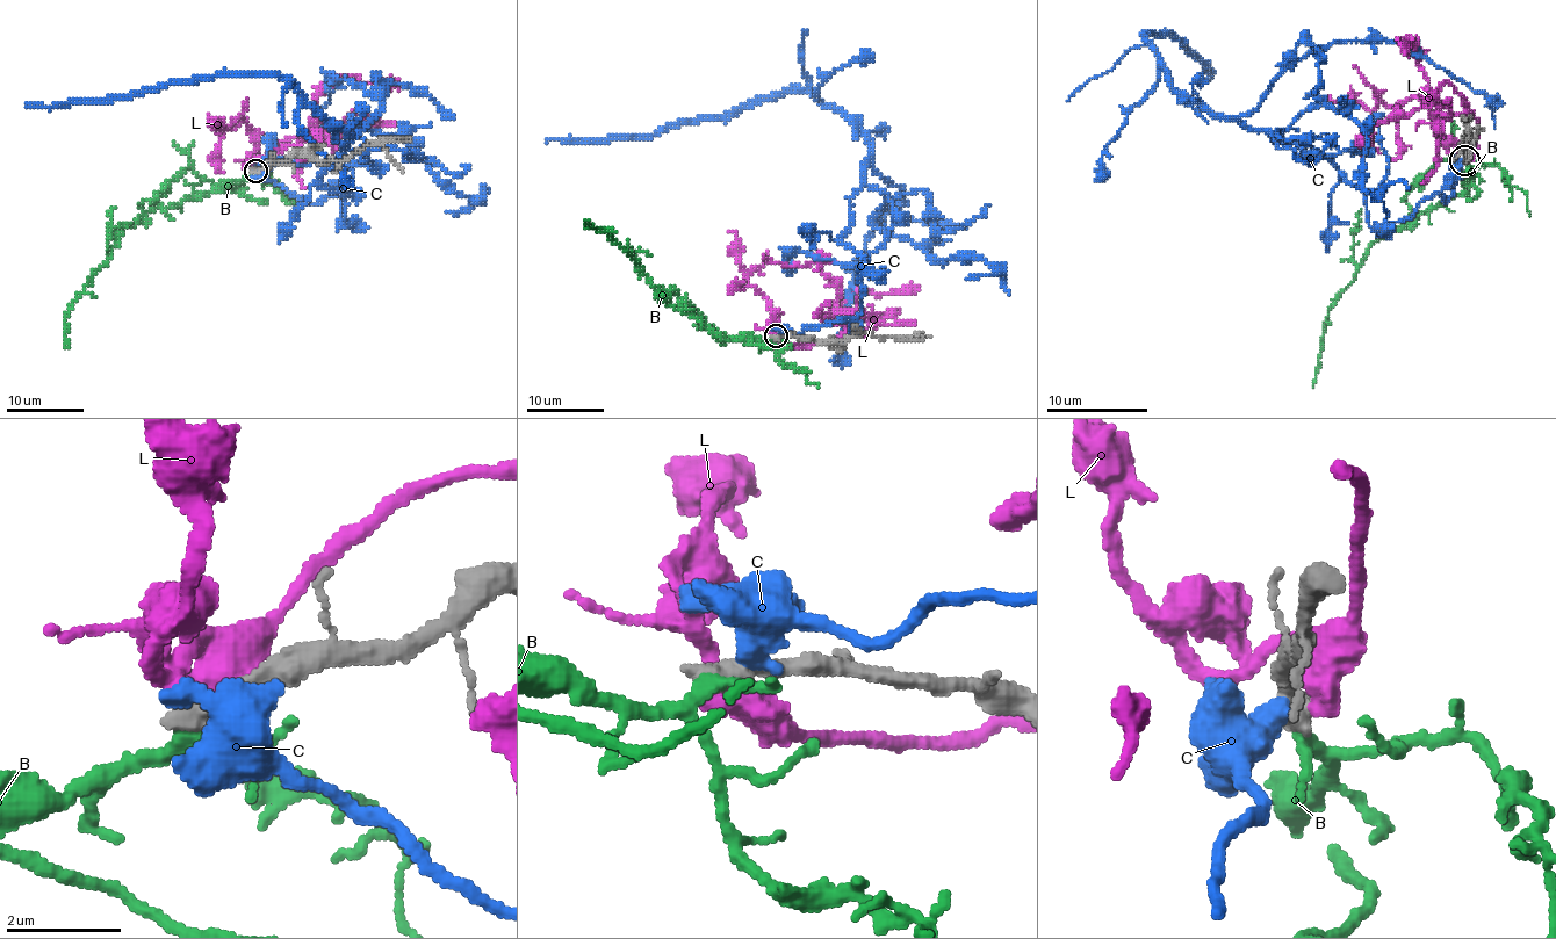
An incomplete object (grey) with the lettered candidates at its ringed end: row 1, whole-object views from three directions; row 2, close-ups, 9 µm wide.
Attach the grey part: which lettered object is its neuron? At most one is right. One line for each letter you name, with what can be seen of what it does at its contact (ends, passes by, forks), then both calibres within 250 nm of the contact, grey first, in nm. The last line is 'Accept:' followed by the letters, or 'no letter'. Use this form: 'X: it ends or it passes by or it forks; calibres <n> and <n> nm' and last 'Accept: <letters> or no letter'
Accept: no letter

